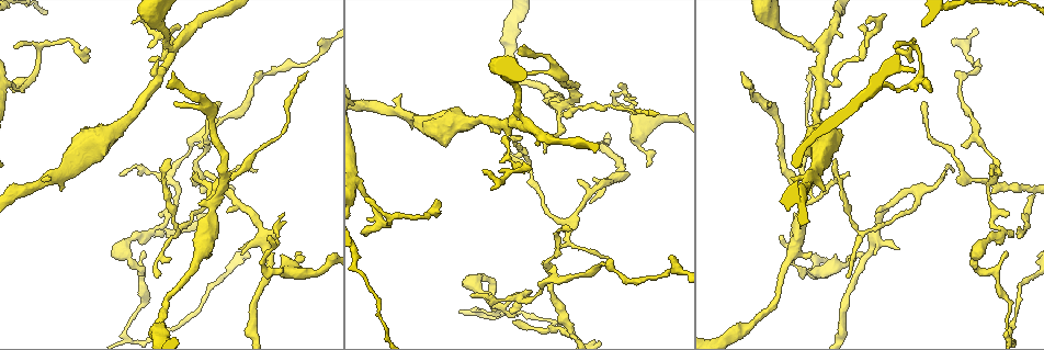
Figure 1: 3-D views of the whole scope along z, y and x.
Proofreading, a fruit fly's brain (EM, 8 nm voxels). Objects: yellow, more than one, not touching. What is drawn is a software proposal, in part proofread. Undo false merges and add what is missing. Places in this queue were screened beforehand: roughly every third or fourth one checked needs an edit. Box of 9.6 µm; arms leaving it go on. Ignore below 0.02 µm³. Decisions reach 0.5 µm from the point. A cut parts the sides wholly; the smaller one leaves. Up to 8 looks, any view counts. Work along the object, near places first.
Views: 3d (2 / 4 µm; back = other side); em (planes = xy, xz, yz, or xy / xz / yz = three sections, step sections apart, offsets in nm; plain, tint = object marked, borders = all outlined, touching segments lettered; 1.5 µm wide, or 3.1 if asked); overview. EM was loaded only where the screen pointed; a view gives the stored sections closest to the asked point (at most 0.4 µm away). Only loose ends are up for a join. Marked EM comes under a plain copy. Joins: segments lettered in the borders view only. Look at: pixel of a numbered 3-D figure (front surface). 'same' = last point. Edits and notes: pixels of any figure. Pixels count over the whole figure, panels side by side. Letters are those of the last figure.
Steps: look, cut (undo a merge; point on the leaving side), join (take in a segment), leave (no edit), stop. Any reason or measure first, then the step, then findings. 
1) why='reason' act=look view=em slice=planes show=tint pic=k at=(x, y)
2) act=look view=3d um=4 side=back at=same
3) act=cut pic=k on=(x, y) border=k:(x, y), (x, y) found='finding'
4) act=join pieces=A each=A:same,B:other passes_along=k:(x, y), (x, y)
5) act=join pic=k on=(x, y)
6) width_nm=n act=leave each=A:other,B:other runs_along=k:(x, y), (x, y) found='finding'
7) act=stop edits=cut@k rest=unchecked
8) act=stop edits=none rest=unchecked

act=look view=em slice=xz step=8 show=borders pic=1 at=(953, 169)

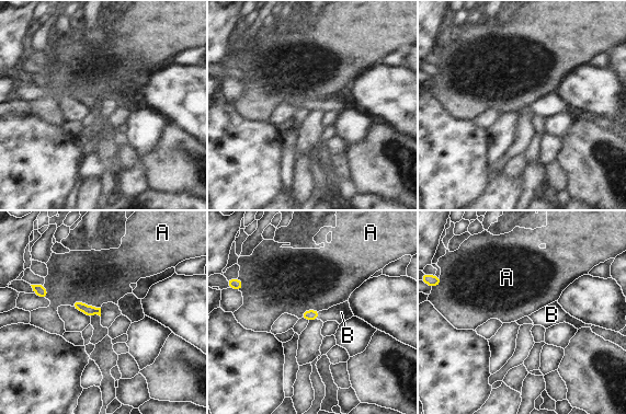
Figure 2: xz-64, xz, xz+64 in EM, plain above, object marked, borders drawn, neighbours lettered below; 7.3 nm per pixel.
width_nm=80 act=join pieces=B each=A:other,B:same passes_along=2:(308, 314), (317, 315), (341, 312) found='it goes on there'

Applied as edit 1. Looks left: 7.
why='sharp bend' act=look view=em slice=planes show=borders pic=1 at=(615, 99)

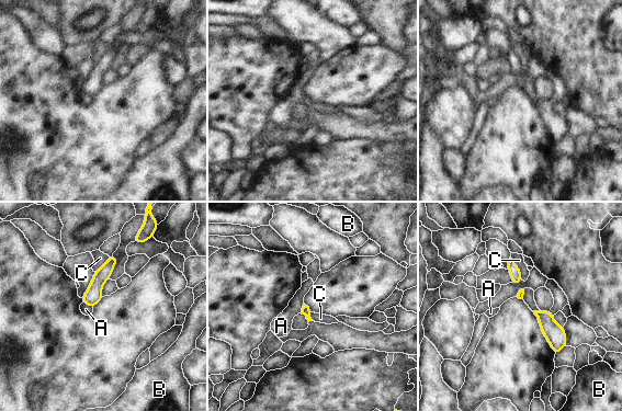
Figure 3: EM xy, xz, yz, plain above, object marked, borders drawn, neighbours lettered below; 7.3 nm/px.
width_nm=70 act=leave each=A:other,B:other,C:other border=3:(510, 257), (519, 269), (522, 278) found='all the same neuron'

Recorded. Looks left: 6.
why='thin end' act=look view=em slice=xz step=4 show=tint pic=1 at=(860, 27)

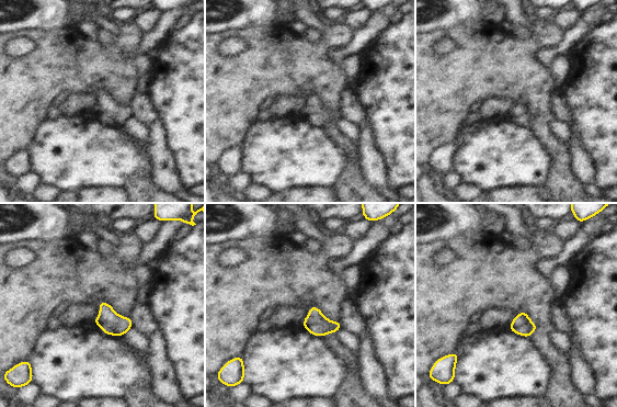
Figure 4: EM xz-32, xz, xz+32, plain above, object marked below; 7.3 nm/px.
why='what lies round it' act=look view=em slice=xz step=4 show=borders at=same

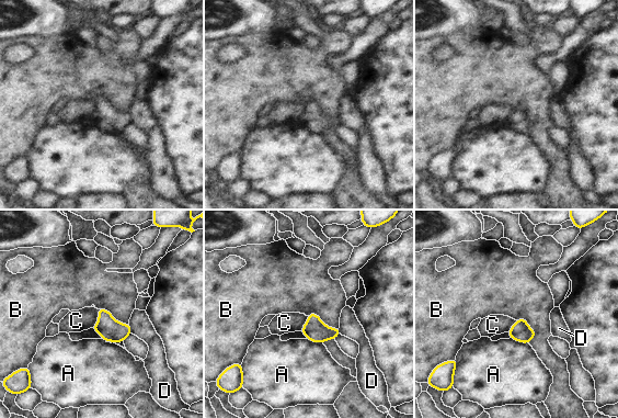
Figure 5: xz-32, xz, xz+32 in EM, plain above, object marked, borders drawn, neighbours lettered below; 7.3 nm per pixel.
act=leave each=A:other,B:other,C:other,D:other found='none of them fits'

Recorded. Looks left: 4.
act=stop edits=join@2 rest=unchecked

